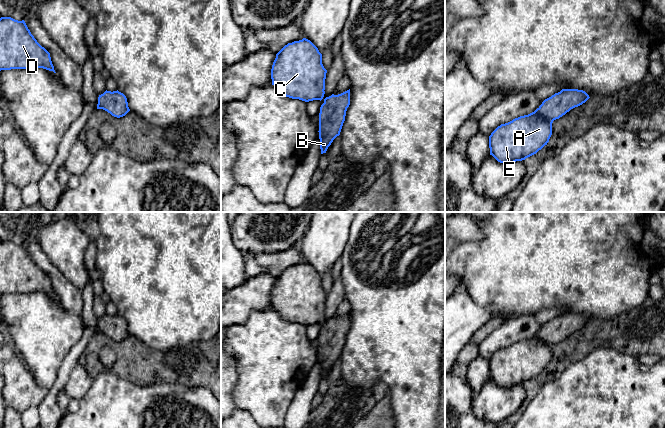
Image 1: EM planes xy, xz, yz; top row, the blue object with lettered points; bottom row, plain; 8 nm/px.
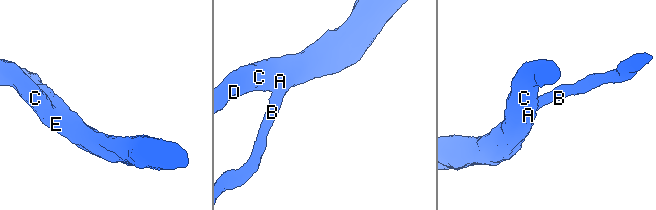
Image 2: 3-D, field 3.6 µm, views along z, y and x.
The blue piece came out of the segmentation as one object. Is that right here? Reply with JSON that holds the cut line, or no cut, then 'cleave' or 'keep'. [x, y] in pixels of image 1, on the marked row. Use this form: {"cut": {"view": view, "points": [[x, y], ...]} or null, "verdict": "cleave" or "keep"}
{"cut": null, "verdict": "keep"}

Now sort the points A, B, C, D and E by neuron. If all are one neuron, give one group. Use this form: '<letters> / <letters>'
A B C D E

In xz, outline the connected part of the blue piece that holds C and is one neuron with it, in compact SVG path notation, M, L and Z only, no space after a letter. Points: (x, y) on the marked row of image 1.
M306 38L285 45L276 54L271 69L272 85L284 96L305 102L324 100L319 113L321 154L326 153L333 140L340 135L350 105L350 89L323 98L326 73L322 54Z

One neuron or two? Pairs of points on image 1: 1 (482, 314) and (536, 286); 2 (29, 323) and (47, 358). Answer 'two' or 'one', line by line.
1: two
2: one

